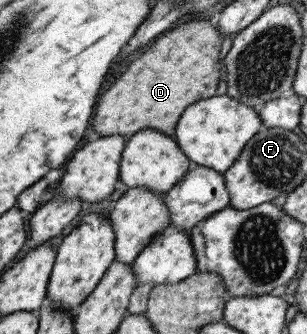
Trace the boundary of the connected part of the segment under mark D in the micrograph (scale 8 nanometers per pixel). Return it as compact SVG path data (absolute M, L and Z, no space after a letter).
M209 20L188 22L188 24L182 24L166 32L166 40L164 36L160 36L142 56L138 56L136 60L128 64L126 72L122 72L120 78L116 78L108 90L104 90L100 100L95 102L94 112L89 120L90 129L98 132L98 136L119 134L126 139L143 128L153 128L162 134L171 136L178 117L186 107L198 100L215 95L214 91L219 82L220 68L222 68L218 61L218 54L224 42L226 41L220 35L218 26L215 28L211 26Z

